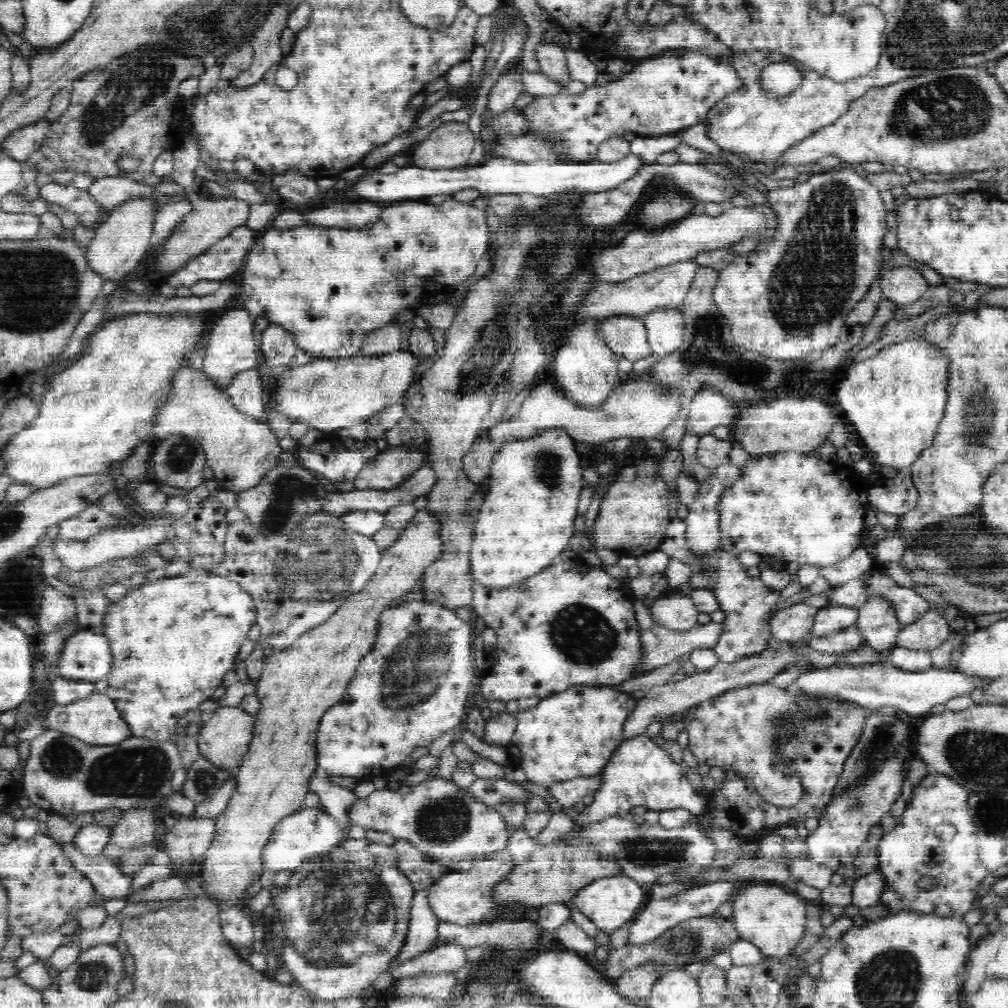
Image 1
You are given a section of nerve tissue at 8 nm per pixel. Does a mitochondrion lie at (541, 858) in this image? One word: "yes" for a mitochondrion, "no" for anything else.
no

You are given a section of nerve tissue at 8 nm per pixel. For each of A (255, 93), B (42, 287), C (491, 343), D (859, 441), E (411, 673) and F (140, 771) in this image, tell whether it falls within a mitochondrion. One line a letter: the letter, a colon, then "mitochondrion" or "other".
A: other
B: mitochondrion
C: mitochondrion
D: other
E: mitochondrion
F: mitochondrion

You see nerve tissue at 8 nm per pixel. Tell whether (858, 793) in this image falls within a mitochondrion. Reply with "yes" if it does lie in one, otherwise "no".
yes

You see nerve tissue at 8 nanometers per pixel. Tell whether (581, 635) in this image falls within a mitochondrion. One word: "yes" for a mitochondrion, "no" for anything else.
yes

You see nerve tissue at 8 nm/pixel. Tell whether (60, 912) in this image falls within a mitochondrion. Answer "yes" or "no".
no

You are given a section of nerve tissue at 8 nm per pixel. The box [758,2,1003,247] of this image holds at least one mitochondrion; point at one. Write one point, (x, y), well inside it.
(950, 107)

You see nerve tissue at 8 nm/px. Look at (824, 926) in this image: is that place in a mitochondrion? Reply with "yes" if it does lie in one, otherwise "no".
no

